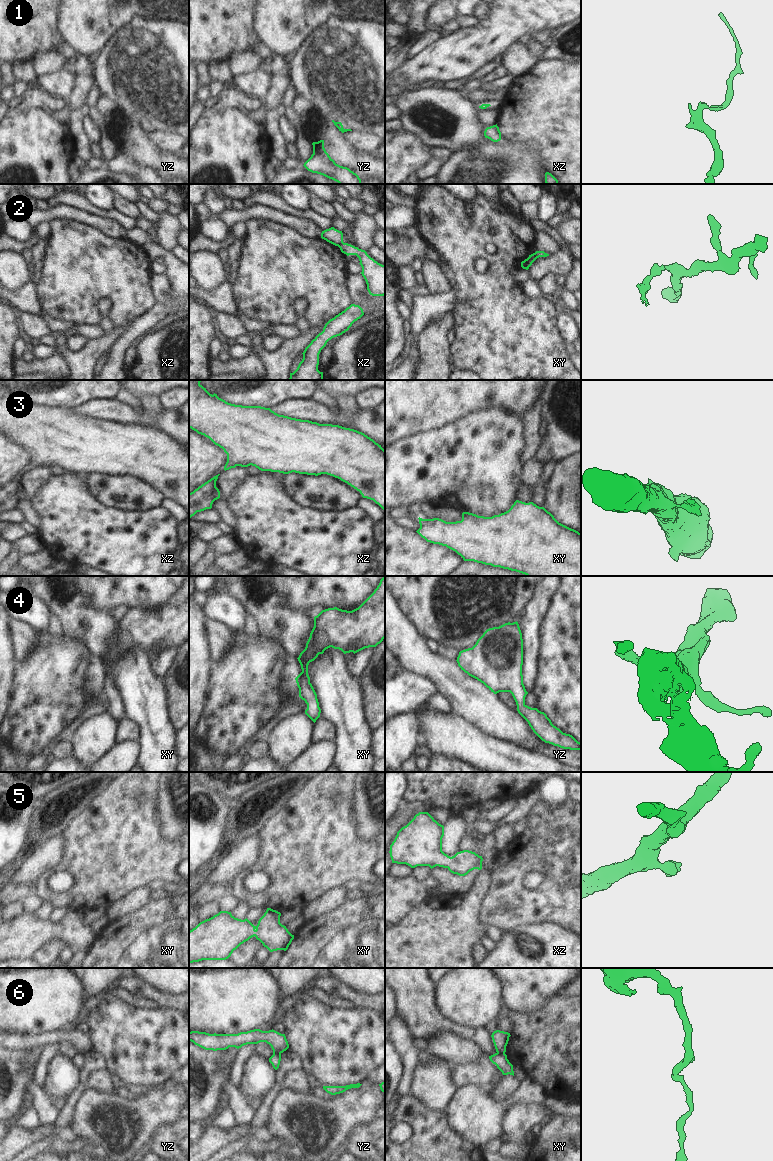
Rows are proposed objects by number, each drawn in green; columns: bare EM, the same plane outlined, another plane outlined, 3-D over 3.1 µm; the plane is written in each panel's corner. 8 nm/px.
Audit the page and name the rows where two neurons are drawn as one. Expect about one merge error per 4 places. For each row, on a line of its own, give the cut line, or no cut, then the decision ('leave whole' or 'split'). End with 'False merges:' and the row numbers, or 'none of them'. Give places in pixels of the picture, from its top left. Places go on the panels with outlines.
1: no cut; leave whole
2: cut in xz along (342, 241), (338, 246); split
3: no cut; leave whole
4: no cut; leave whole
5: no cut; leave whole
6: cut in yz along (273, 1053), (280, 1054); split
False merges: 2, 6

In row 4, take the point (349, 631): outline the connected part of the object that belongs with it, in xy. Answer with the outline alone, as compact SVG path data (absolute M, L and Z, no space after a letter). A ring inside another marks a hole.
M385 576L380 580L374 592L356 609L342 610L337 607L322 610L314 617L314 627L306 643L305 649L297 658L302 672L295 678L299 688L299 697L307 704L305 714L315 723L320 717L321 709L317 694L310 683L308 665L319 654L330 647L341 650L344 654L354 654L369 647L376 647L385 638Z

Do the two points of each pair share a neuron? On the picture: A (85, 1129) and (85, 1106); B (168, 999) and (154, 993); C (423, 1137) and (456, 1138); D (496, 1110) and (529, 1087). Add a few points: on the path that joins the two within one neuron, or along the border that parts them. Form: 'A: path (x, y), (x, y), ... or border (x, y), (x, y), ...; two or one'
A: path (85, 1123), (85, 1112); one
B: path (165, 999), (157, 996); one
C: path (431, 1132), (448, 1133); one
D: path (504, 1106), (521, 1095); one

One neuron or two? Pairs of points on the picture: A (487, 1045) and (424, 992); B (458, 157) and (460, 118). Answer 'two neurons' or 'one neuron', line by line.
A: one neuron
B: two neurons

